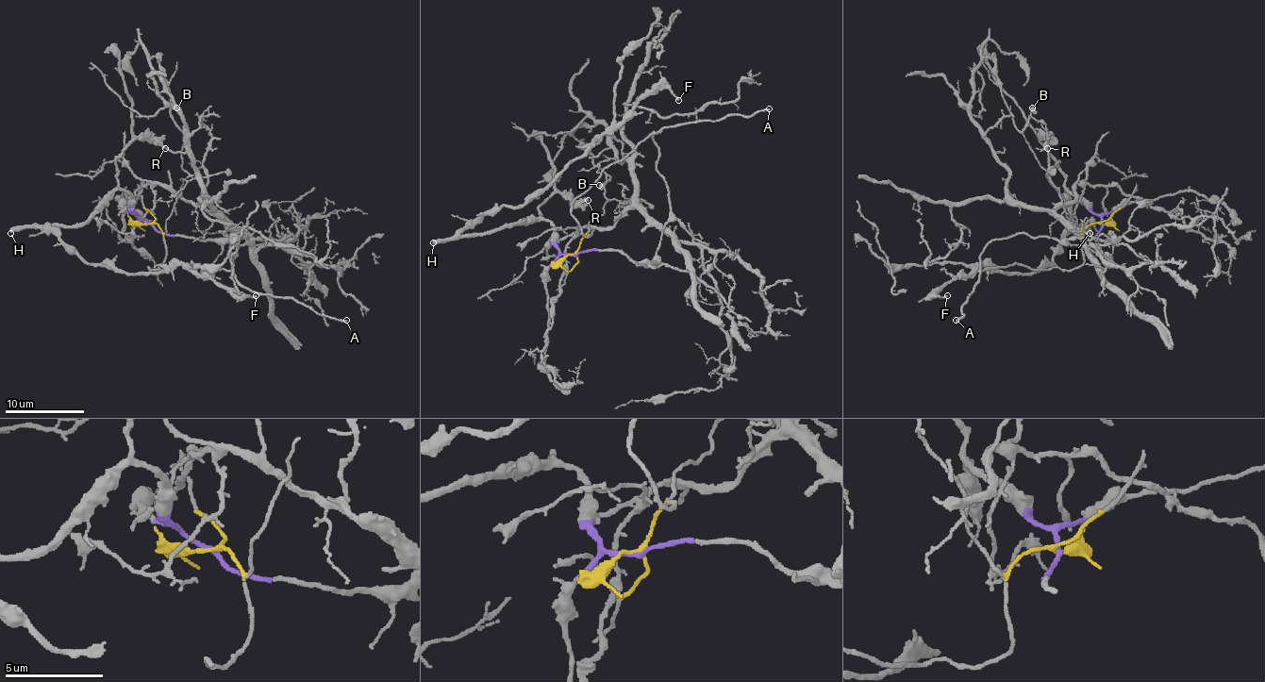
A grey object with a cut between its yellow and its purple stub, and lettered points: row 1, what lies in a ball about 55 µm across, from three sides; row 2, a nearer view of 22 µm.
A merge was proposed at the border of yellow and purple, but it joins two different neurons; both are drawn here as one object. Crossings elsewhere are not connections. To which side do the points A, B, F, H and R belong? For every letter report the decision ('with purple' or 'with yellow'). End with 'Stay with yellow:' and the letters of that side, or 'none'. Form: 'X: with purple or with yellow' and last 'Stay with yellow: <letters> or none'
A: with yellow
B: with yellow
F: with purple
H: with purple
R: with purple
Stay with yellow: A, B

